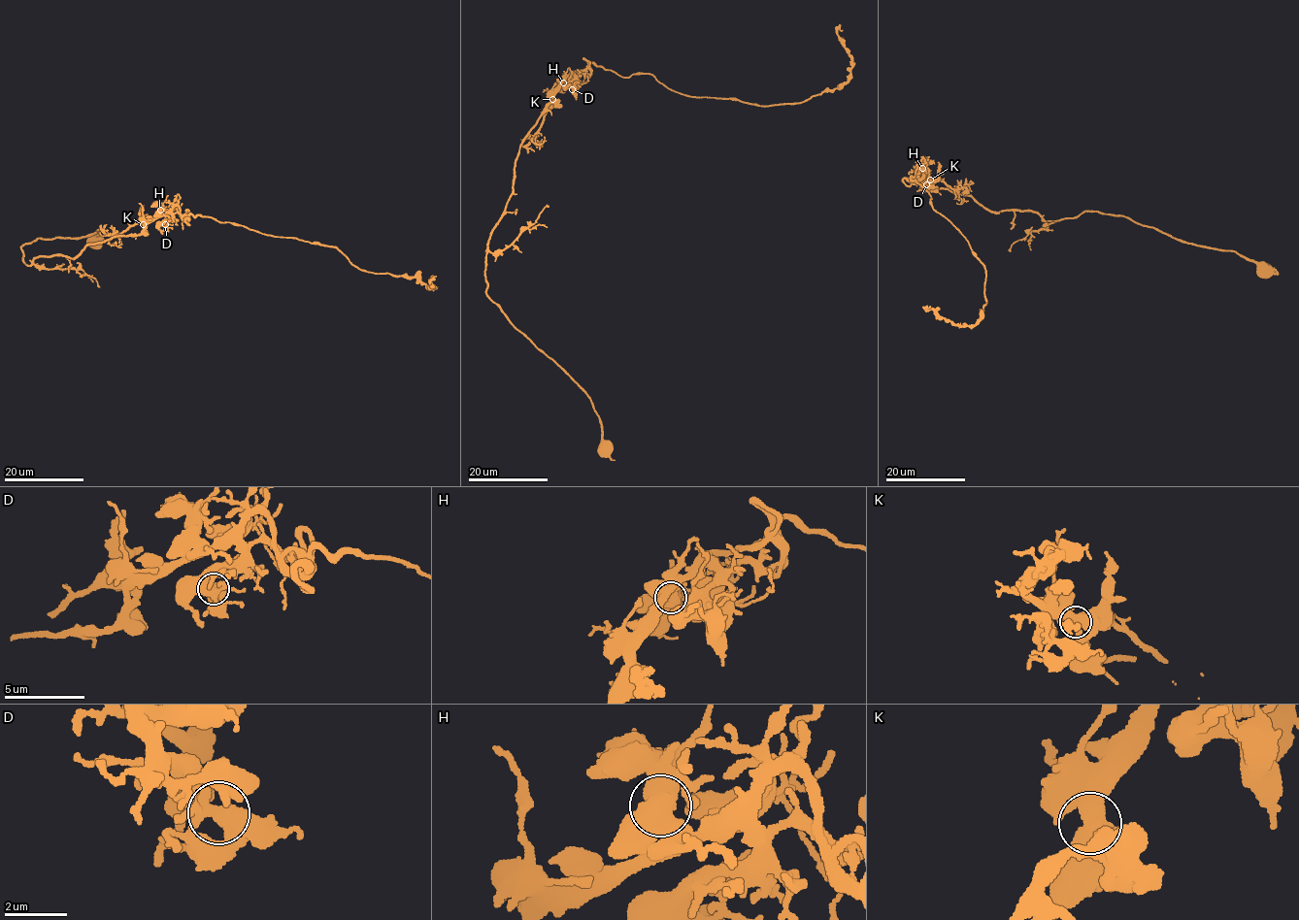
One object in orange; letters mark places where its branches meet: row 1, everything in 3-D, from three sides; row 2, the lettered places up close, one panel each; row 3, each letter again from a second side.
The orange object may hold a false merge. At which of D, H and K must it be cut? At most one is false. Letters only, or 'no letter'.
no letter

